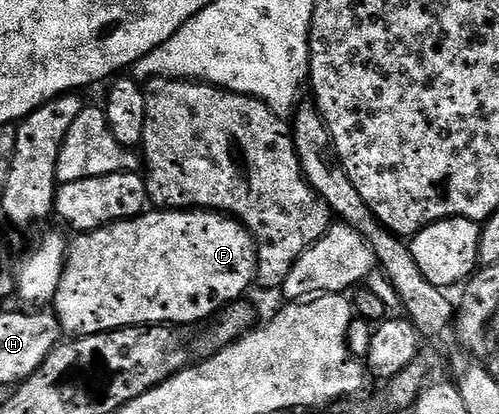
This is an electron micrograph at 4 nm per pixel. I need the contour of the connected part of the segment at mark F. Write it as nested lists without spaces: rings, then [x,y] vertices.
[[[197,208],[155,209],[124,222],[111,222],[99,230],[79,233],[74,239],[71,237],[66,264],[52,297],[52,310],[59,327],[65,333],[67,330],[70,336],[151,324],[173,324],[183,328],[193,322],[205,323],[228,304],[239,301],[245,295],[242,293],[255,285],[257,271],[258,252],[254,248],[254,237],[237,218]]]

